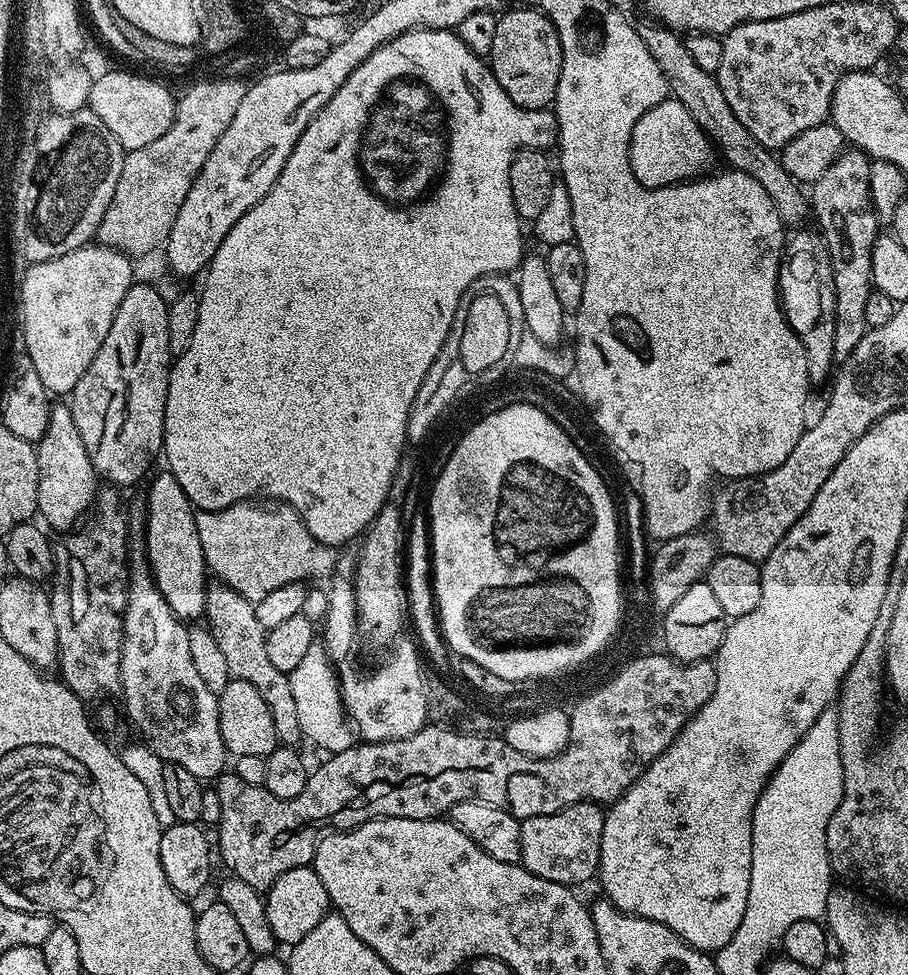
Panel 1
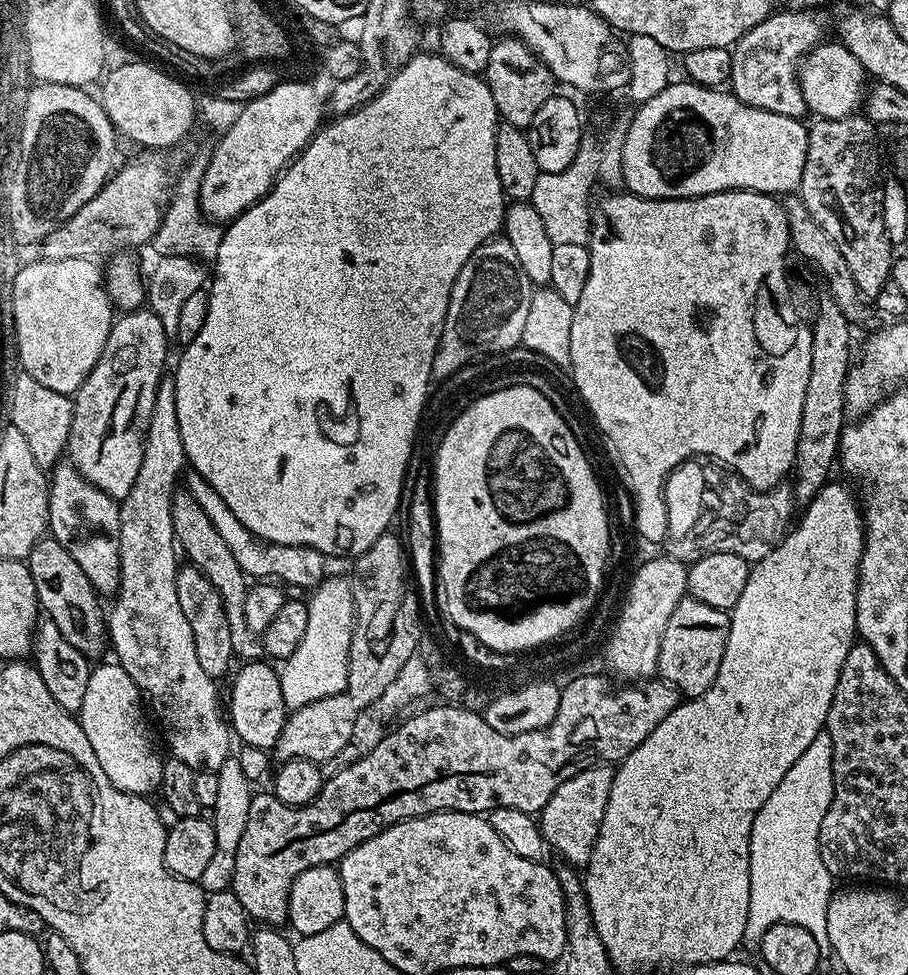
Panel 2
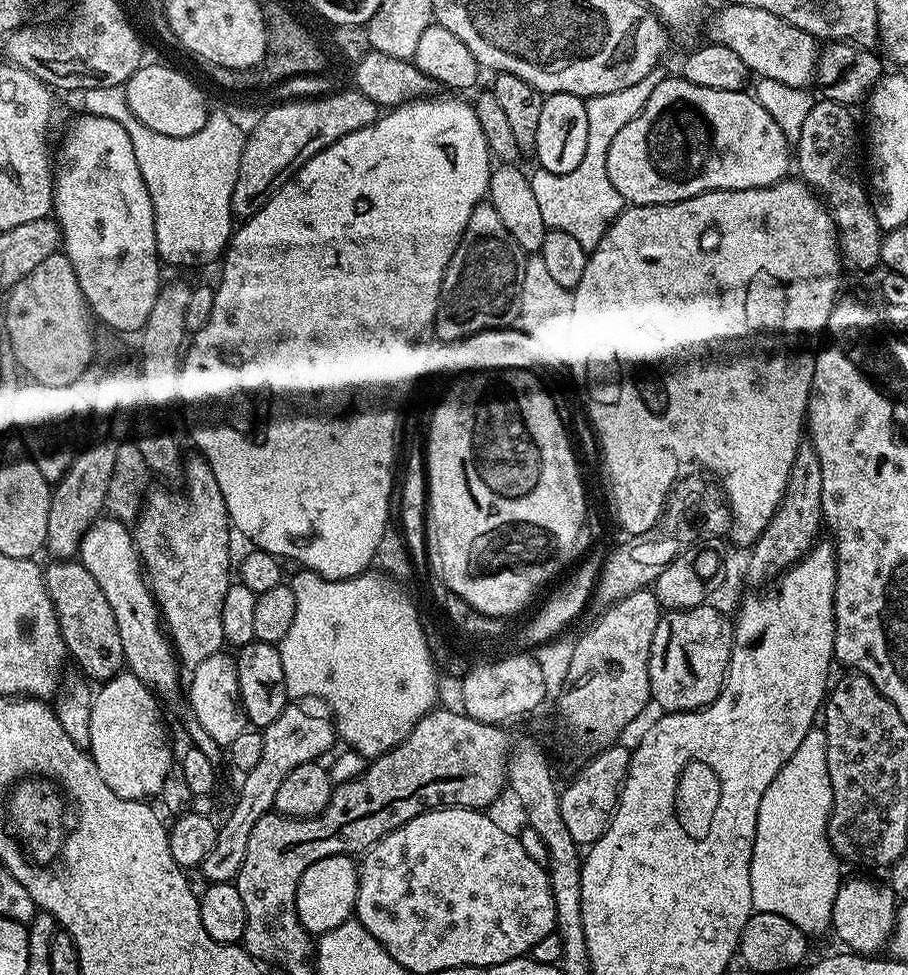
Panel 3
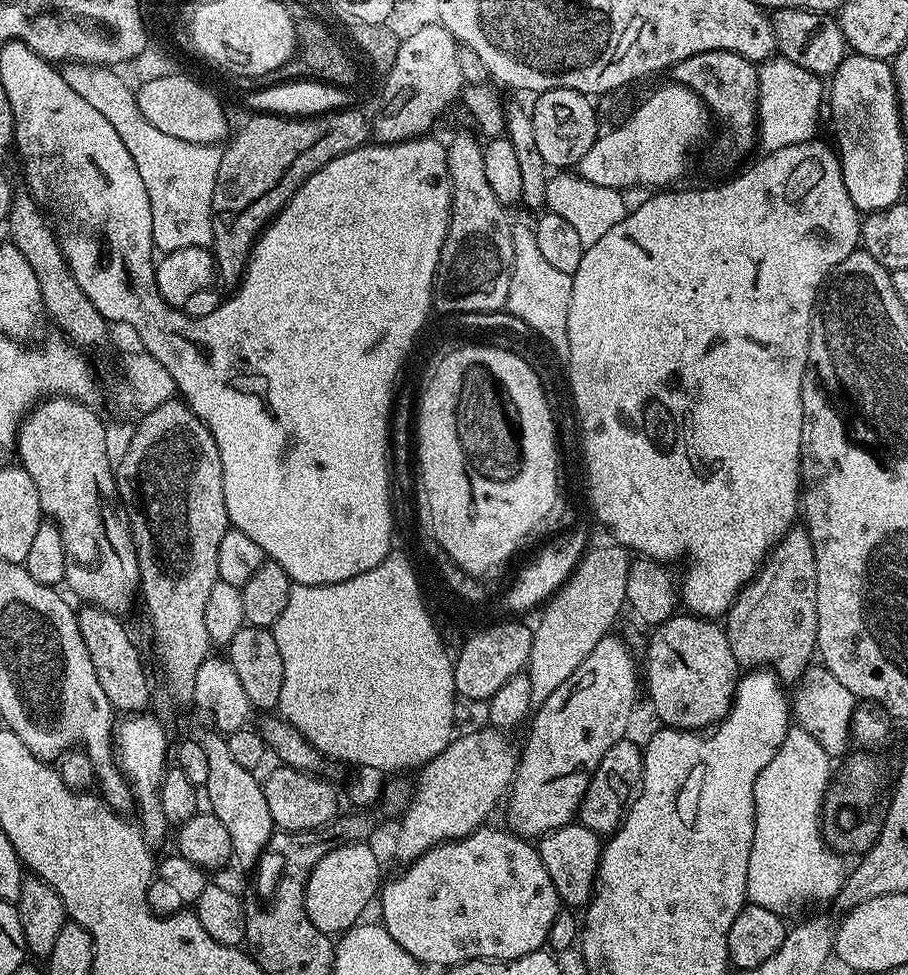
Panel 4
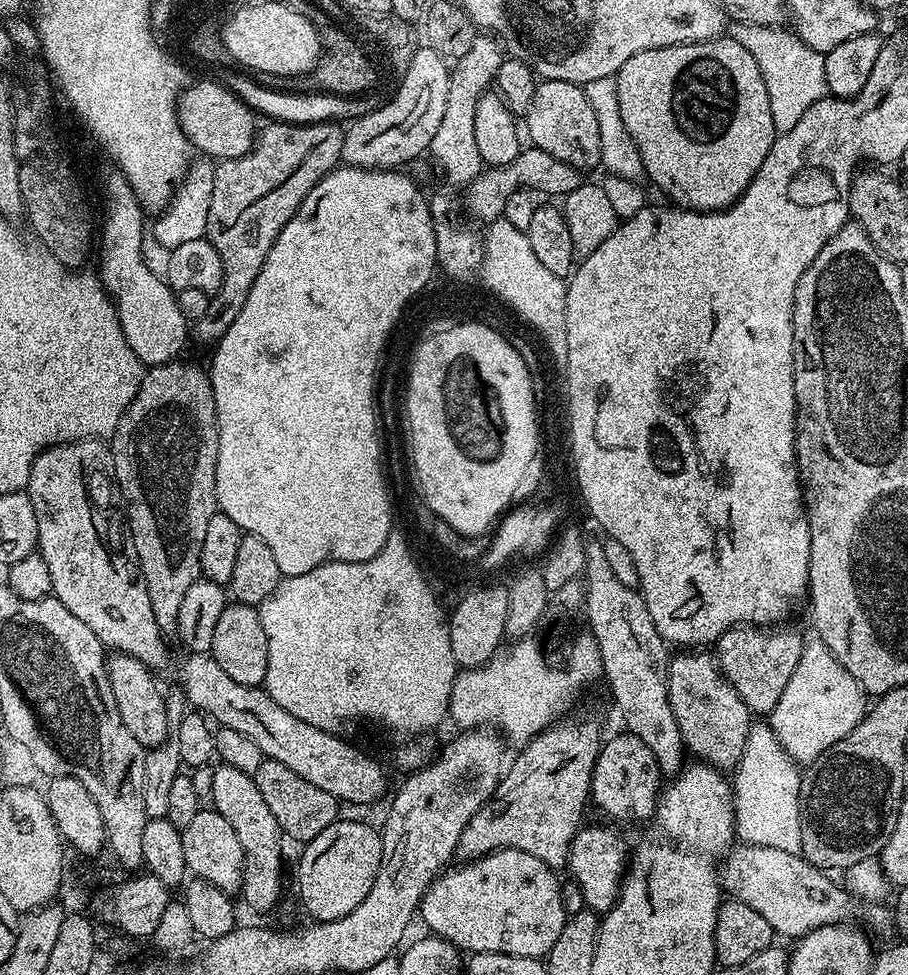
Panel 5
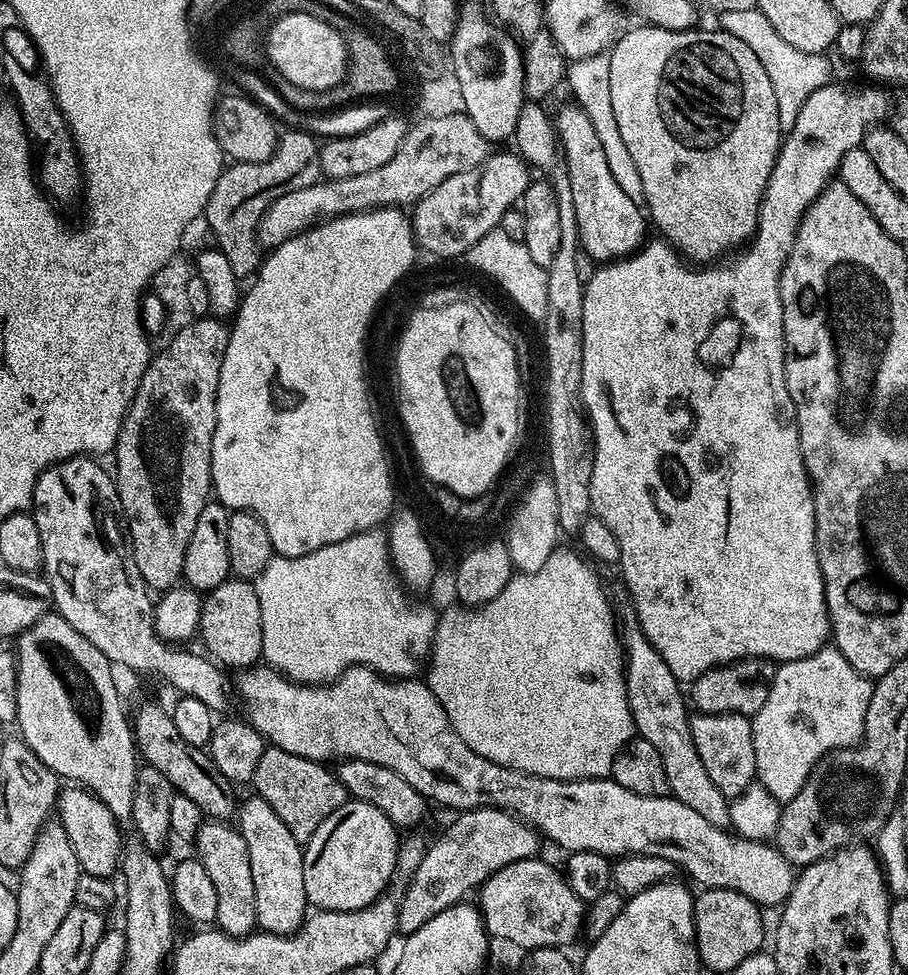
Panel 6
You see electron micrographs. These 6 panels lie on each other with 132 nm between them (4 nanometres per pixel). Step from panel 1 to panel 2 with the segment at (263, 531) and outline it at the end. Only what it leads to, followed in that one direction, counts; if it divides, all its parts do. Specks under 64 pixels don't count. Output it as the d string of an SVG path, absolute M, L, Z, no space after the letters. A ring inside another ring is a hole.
M189 467L183 473L182 484L197 500L198 505L202 506L202 510L206 512L210 522L214 522L214 530L218 530L219 536L230 549L230 554L234 554L238 566L242 566L245 576L267 578L269 581L279 582L284 586L293 584L294 587L305 588L305 590L314 589L325 580L324 563L326 563L326 557L324 553L313 548L282 546L259 540L253 532L246 530L246 526L242 526L242 522L238 522L238 518L234 518L234 510L230 510L230 506L226 506L226 502L222 502L218 490L214 490L214 486L210 482L206 482L206 478L202 478L194 467Z

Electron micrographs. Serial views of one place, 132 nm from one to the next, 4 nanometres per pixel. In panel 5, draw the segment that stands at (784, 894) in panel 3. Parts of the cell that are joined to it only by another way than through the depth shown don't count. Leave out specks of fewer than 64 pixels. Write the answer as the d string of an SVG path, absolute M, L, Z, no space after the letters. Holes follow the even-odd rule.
M753 722L748 728L746 750L731 777L732 805L736 814L736 836L745 844L770 846L774 850L799 853L801 769L778 742L771 723Z

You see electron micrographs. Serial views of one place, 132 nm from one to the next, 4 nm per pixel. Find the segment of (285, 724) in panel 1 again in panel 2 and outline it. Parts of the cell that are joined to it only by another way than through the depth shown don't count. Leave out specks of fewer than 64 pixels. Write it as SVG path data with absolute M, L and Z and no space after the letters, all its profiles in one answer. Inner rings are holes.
M186 490L177 491L172 497L171 504L171 535L176 535L182 551L188 555L187 563L210 578L210 586L218 590L218 594L224 603L226 610L226 622L230 626L230 646L233 657L241 661L259 660L264 656L263 639L250 626L246 626L246 594L250 587L249 577L245 576L242 566L230 554L226 542L219 536L218 530L214 530L214 522L210 522L202 506Z

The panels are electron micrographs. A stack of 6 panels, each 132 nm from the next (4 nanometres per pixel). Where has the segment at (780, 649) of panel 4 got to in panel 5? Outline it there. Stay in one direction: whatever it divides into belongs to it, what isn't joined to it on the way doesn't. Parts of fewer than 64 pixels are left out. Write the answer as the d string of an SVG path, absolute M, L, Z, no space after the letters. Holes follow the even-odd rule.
M737 626L726 630L714 645L716 663L726 682L746 702L749 712L760 718L767 717L778 706L778 698L782 698L782 690L786 690L786 682L790 682L790 674L794 674L806 643L805 637L784 627L788 626Z

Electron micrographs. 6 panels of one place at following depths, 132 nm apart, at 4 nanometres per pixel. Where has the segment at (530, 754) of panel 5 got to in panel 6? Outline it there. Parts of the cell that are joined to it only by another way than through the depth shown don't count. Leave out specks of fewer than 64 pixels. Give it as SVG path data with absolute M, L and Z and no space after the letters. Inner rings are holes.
M469 808L461 811L460 816L440 837L436 844L429 843L424 850L422 862L407 877L408 885L404 888L404 896L399 897L397 929L401 933L407 934L418 930L418 926L426 926L434 914L442 914L452 904L461 903L465 899L467 892L475 893L485 880L491 878L495 872L510 866L519 860L531 860L537 855L536 852L542 845L541 837L535 828L529 824L523 824L516 816L511 816L509 812L503 812L501 808Z

